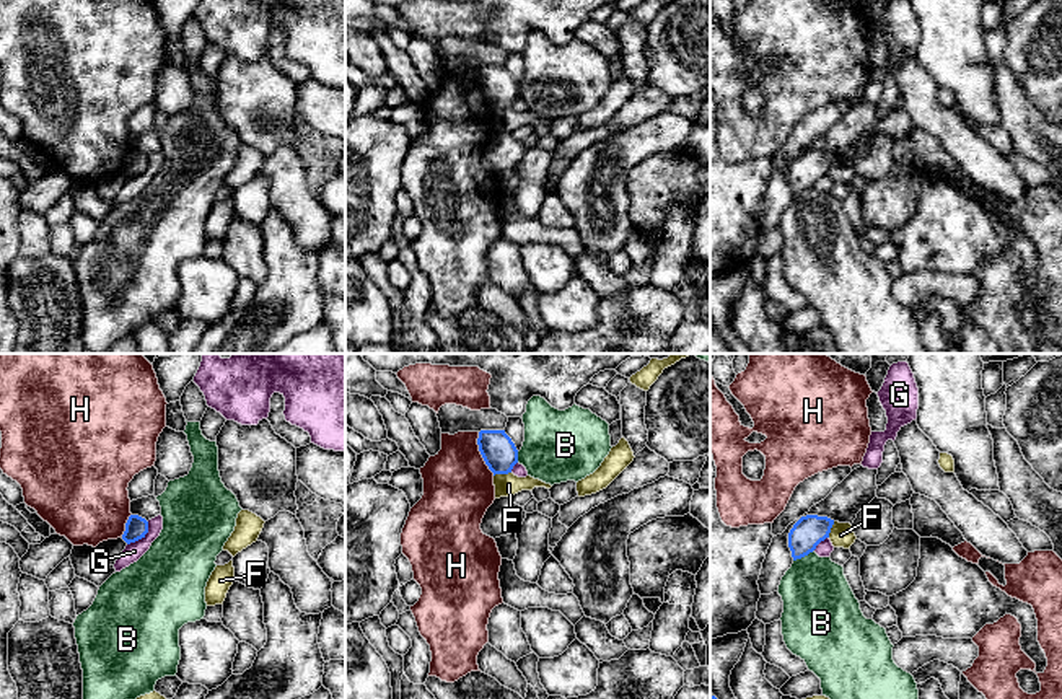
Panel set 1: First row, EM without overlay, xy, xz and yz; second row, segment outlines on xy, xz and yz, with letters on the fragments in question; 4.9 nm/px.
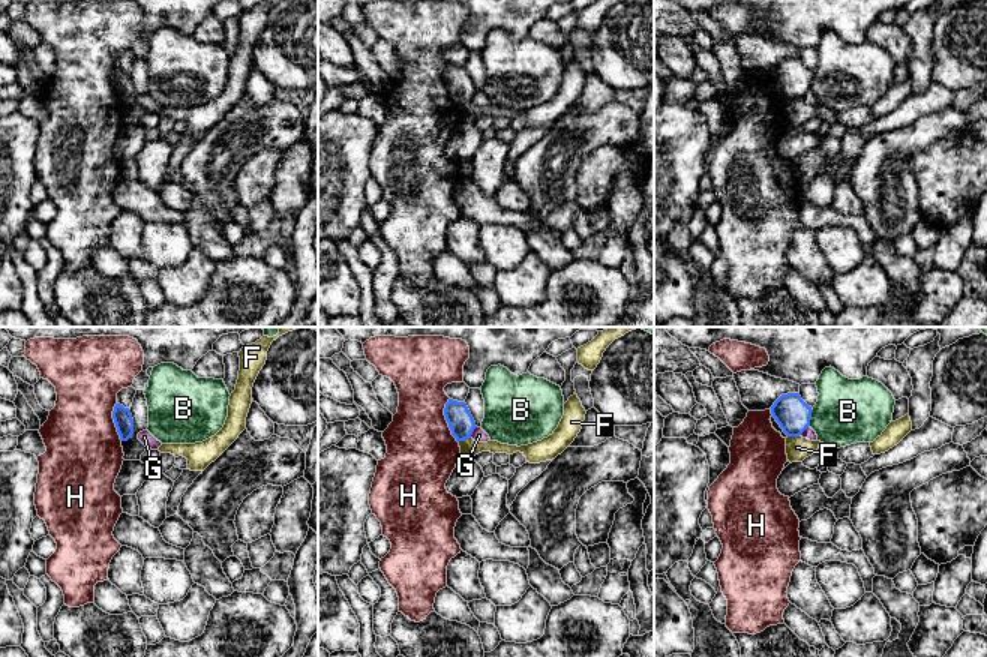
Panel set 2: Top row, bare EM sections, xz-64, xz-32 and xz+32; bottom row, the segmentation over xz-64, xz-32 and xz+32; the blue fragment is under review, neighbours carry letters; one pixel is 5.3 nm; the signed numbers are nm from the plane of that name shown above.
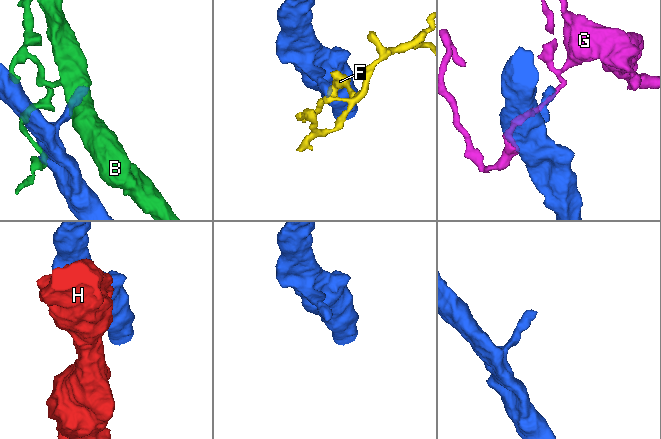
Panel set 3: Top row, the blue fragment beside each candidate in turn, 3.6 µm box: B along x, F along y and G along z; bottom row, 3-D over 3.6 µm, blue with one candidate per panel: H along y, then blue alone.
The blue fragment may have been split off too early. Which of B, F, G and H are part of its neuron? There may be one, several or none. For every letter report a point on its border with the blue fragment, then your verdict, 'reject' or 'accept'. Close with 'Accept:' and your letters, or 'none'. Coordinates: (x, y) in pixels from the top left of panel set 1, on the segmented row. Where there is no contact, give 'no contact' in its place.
B: contact yz (803, 556); reject
F: contact xz (502, 473); reject
G: contact xy (142, 536); reject
H: contact xz (481, 453); reject
Accept: none

